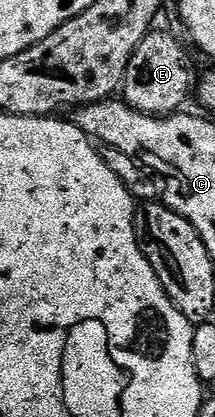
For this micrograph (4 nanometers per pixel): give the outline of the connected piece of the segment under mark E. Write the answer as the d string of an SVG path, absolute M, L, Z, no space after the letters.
M153 30L134 50L130 58L130 66L126 66L122 99L129 108L137 112L145 112L148 116L171 116L179 113L180 108L194 92L194 76L192 80L192 60L181 41L168 30Z

